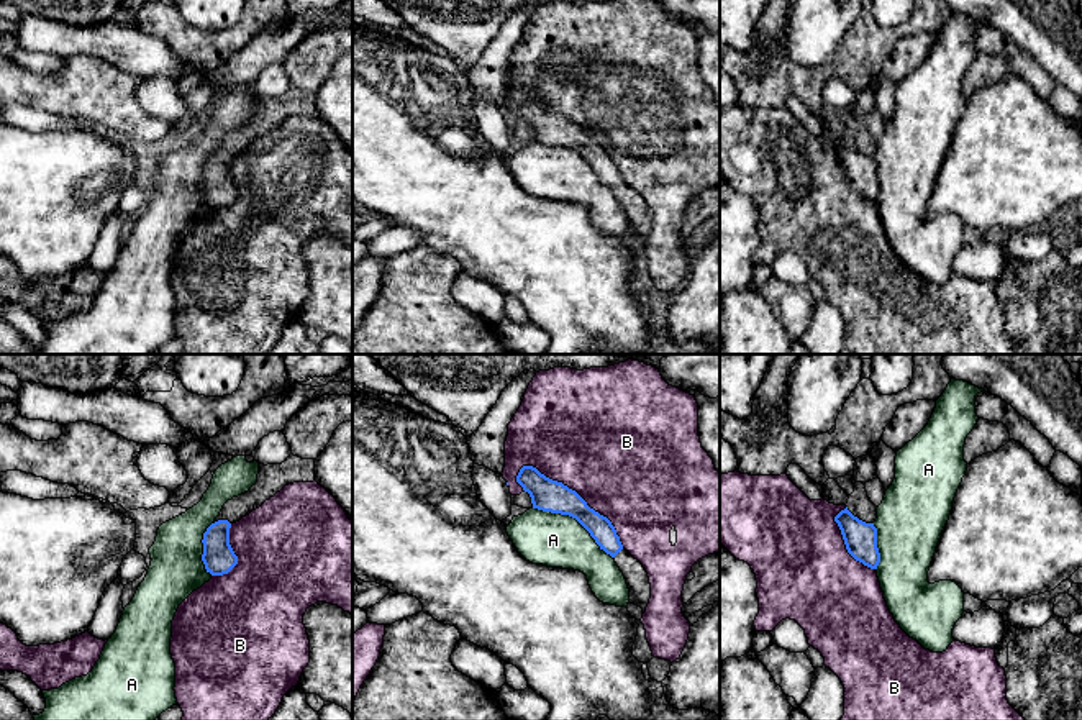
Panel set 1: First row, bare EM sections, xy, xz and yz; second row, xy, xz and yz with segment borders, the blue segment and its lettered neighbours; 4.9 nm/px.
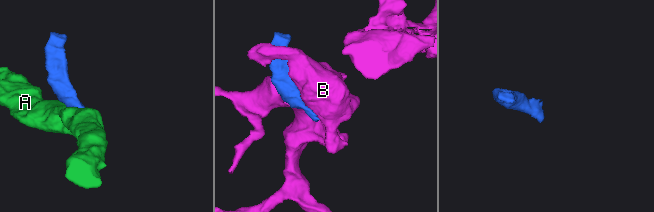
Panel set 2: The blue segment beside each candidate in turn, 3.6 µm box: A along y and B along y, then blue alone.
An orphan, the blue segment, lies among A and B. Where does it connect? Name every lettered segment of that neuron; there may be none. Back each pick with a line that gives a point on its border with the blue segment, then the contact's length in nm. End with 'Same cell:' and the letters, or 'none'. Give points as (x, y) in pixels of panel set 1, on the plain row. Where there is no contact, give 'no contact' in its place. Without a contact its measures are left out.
Same cell: none

